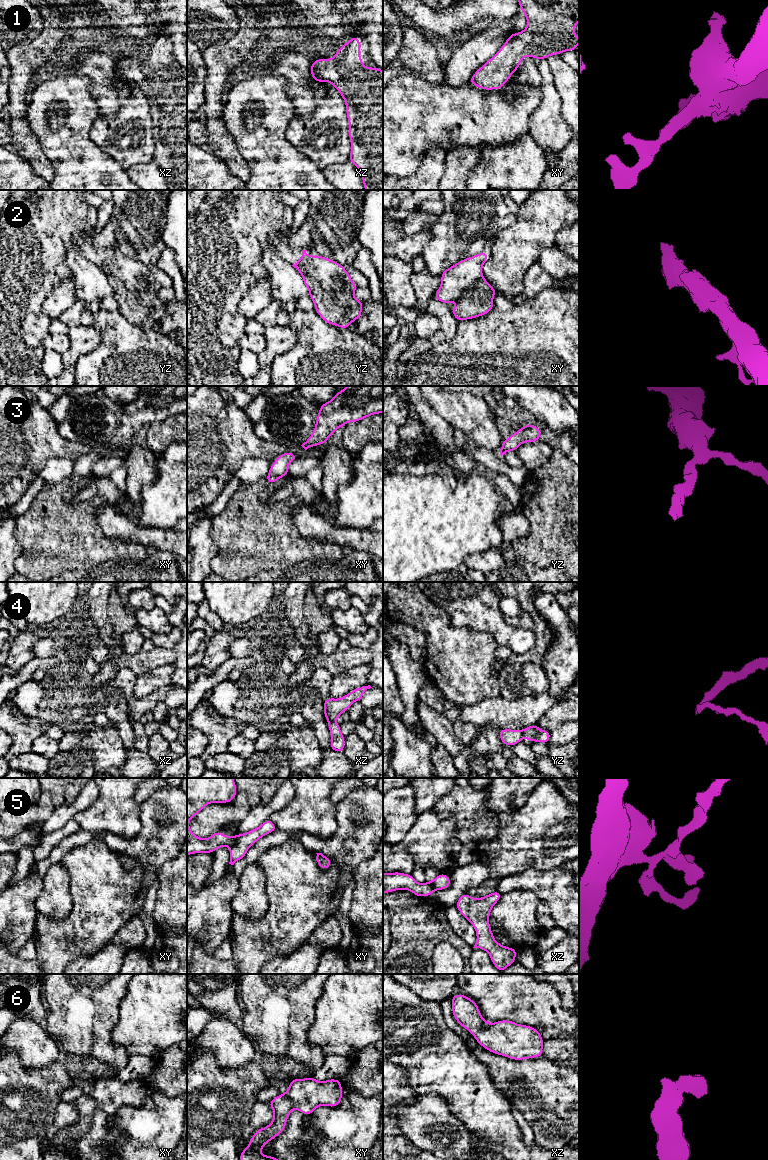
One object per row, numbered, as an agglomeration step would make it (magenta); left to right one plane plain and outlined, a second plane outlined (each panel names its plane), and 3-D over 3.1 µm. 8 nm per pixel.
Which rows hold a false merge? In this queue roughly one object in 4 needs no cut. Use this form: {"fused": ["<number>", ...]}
{"fused": ["2", "4", "5"]}

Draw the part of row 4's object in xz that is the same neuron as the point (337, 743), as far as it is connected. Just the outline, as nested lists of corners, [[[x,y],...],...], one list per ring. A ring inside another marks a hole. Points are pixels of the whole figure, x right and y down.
[[[335,721],[328,722],[328,727],[331,735],[330,748],[339,753],[344,752],[345,737],[341,733],[340,725]]]

